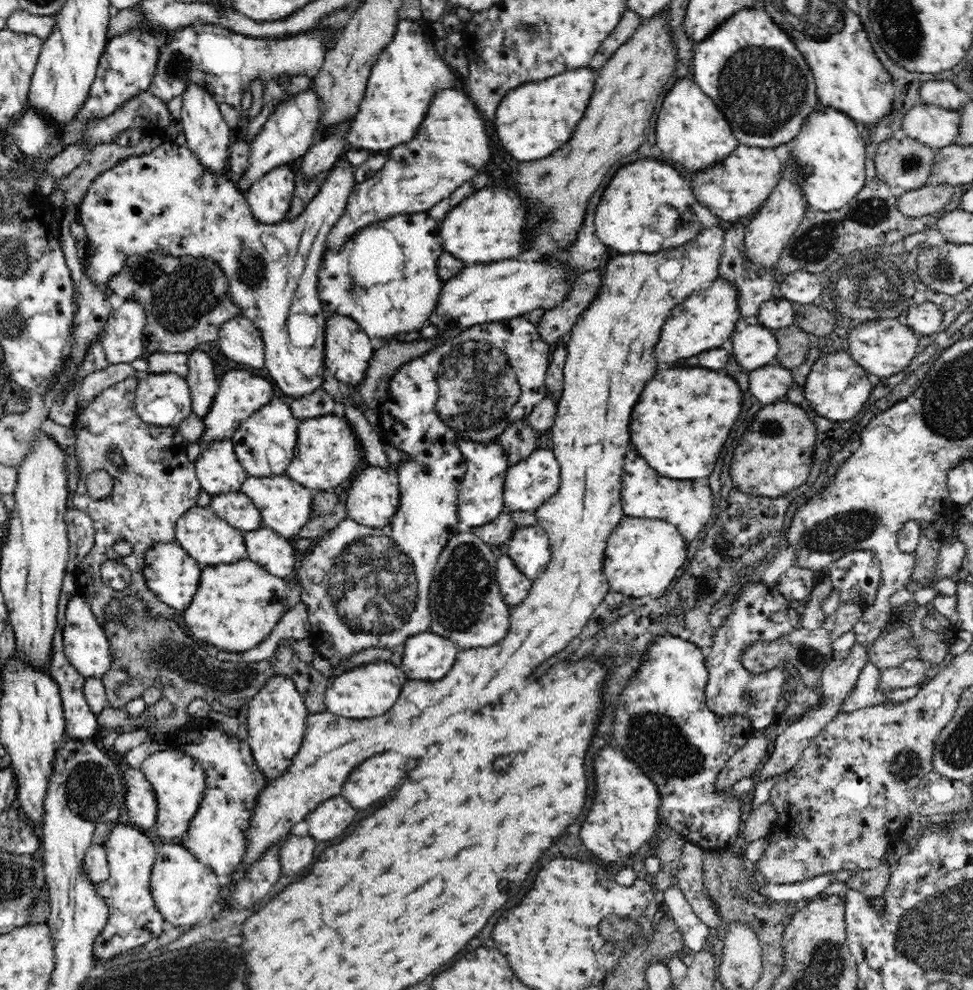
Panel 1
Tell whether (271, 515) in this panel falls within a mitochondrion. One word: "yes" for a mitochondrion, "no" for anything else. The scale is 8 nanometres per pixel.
no

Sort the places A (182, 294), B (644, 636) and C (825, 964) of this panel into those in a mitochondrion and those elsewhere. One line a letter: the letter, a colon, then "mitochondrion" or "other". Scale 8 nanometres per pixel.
A: mitochondrion
B: other
C: mitochondrion

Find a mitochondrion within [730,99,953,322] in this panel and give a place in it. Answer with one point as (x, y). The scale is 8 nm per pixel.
(878, 286)

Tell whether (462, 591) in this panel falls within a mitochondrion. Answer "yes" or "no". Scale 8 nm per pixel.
yes

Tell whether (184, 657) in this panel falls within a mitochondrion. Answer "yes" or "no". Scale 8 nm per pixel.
yes

